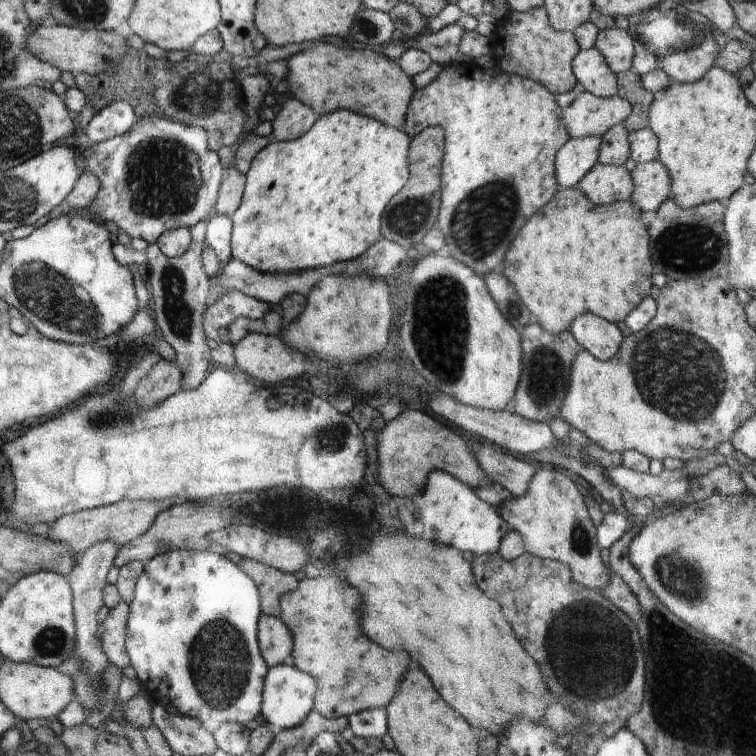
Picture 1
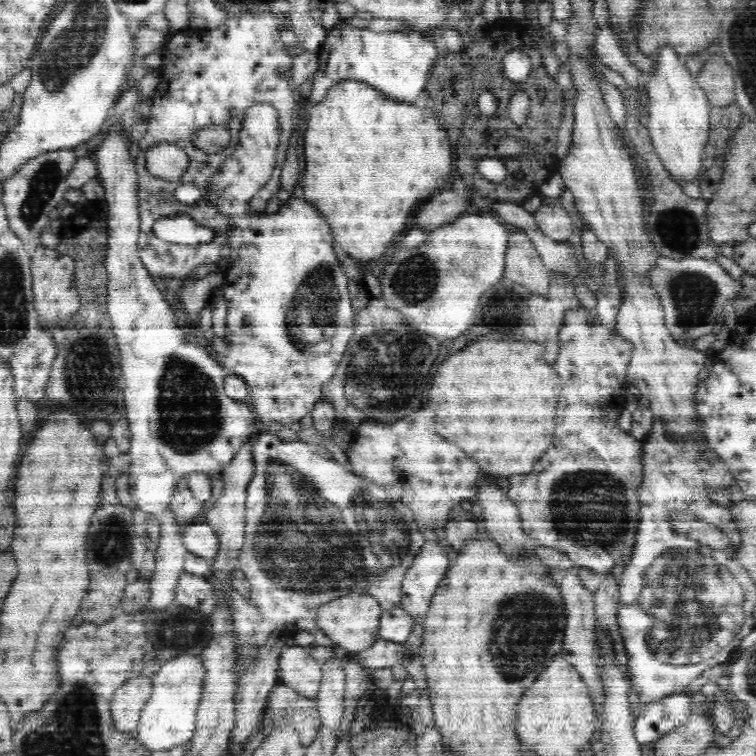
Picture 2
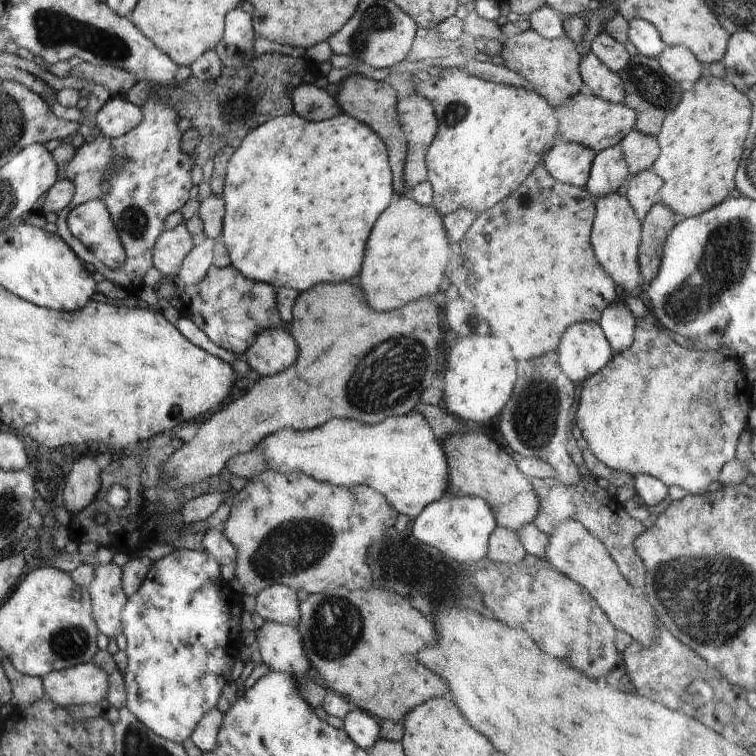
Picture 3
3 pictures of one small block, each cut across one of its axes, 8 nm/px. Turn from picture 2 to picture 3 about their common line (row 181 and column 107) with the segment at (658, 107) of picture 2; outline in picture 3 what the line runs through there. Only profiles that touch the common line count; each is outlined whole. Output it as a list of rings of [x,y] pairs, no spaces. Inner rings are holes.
[[[93,662],[54,671],[44,679],[48,697],[61,709],[70,705],[98,704],[108,692],[106,671]]]

